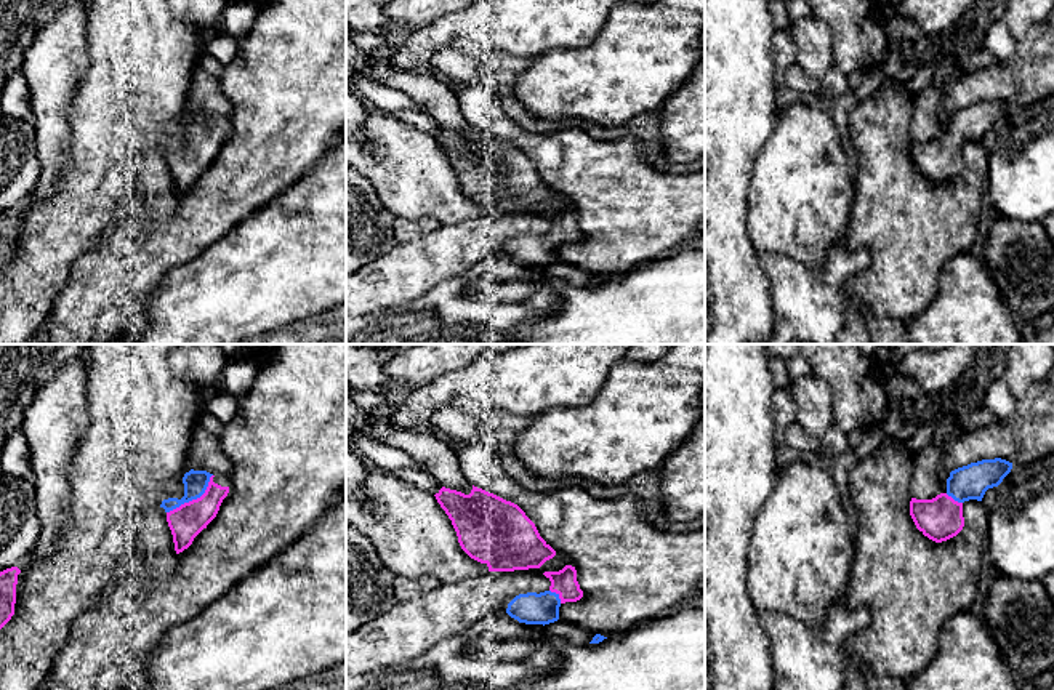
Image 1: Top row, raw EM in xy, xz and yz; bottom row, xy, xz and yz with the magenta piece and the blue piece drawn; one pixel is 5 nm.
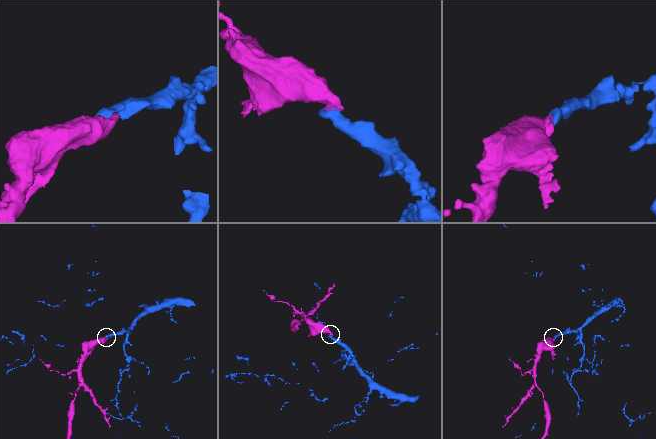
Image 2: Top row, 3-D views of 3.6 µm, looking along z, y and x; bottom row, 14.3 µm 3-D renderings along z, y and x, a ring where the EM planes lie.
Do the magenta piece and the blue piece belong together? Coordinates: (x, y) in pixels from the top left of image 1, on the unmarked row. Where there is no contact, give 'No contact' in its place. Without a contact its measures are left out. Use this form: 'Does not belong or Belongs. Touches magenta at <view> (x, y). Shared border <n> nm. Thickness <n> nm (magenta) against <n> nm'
Belongs. Touches magenta at xy (194, 141). Shared border 300 nm. Thickness 170 nm (magenta) against 120 nm

